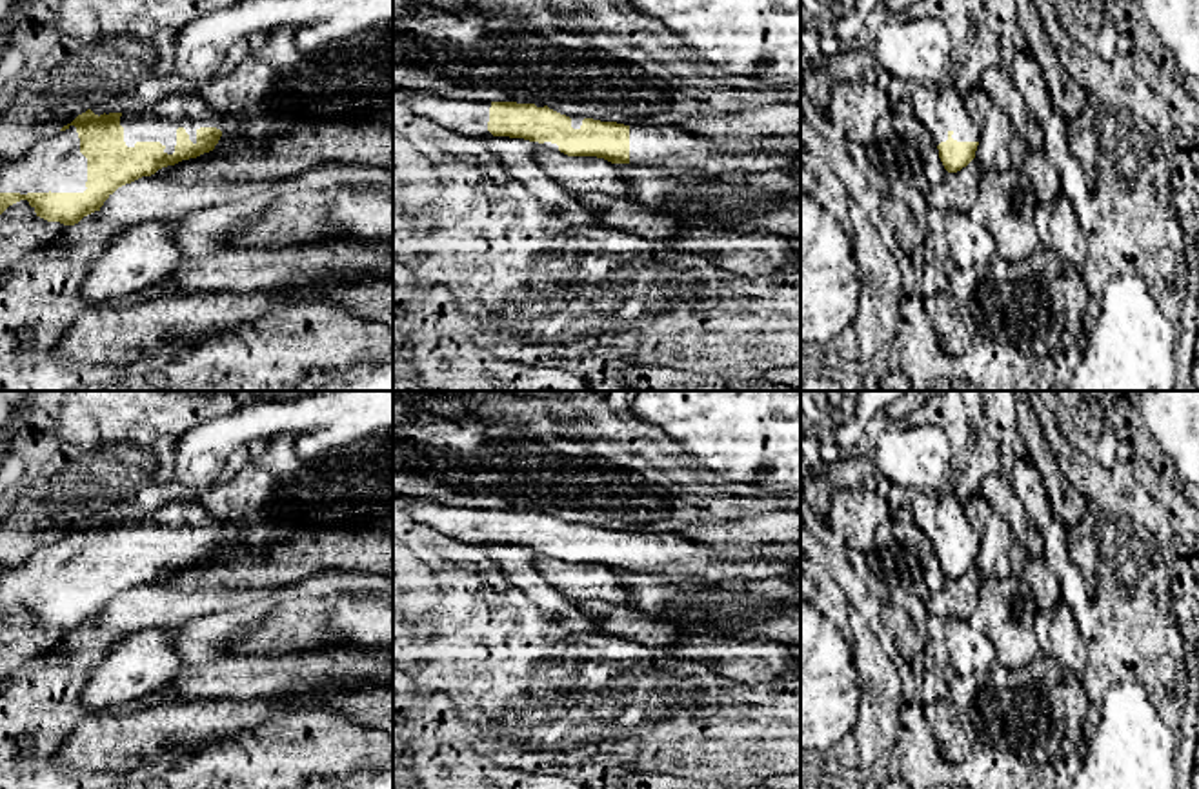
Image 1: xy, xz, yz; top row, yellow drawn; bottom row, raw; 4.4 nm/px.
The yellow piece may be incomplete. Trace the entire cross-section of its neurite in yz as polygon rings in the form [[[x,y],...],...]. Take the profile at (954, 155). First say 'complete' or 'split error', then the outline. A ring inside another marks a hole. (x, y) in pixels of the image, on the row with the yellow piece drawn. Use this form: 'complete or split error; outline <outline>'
split error; outline [[[921,84],[912,91],[912,104],[915,116],[930,131],[944,169],[957,173],[966,167],[975,158],[981,136],[962,95],[944,85]]]

